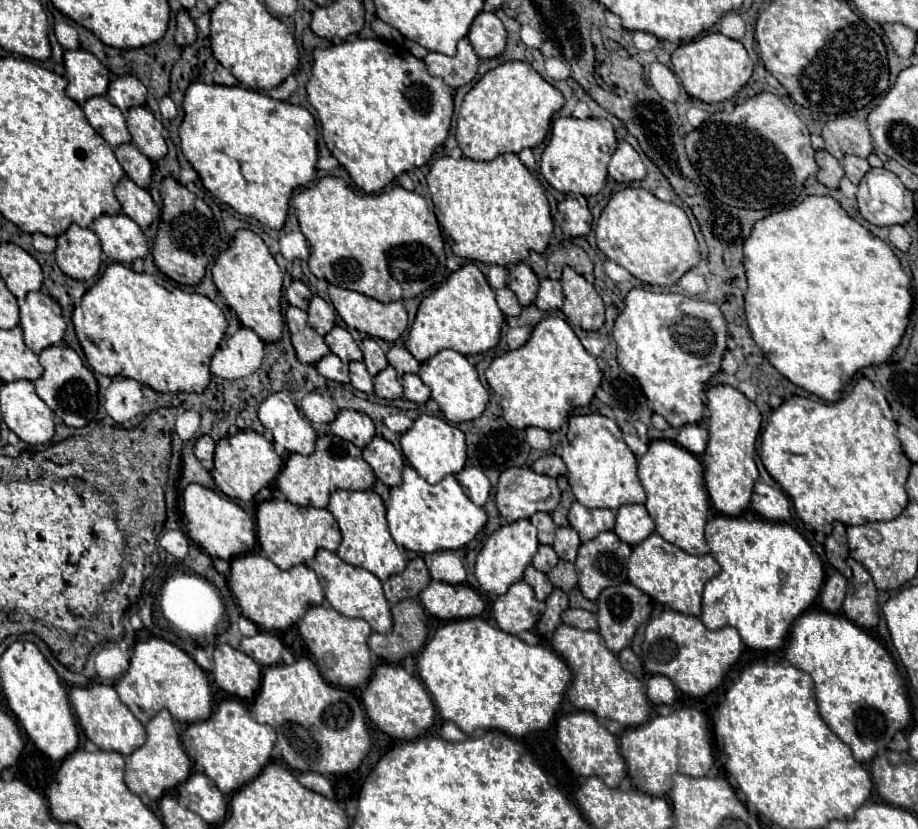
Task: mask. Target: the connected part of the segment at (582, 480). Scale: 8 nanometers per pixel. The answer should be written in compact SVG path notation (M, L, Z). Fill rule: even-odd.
M601 413L569 417L567 447L561 453L567 465L567 479L575 499L589 509L613 509L617 511L627 503L645 503L645 491L637 477L637 459L625 445L623 433L617 423Z

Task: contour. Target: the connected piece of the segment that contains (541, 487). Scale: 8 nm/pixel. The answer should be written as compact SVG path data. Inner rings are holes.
M509 467L499 475L495 503L497 503L497 509L499 509L501 517L507 523L513 523L517 519L529 519L537 511L551 513L559 503L559 497L561 497L561 491L557 487L557 479L547 477L547 475L539 475L539 473L531 471L531 469Z

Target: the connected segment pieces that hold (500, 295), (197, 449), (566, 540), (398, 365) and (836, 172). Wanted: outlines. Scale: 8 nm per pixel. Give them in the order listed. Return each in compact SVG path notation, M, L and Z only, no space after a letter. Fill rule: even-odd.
M503 287L503 289L497 289L497 305L499 309L507 315L507 317L515 317L515 315L521 315L521 303L517 301L517 297L513 295L513 291L509 287Z
M209 435L199 437L197 443L195 443L195 447L193 447L193 453L201 461L211 461L213 459L213 453L215 453L215 441Z
M559 527L557 529L553 549L559 555L559 559L565 559L565 561L573 563L575 557L577 557L579 545L581 545L581 541L579 541L579 535L573 527Z
M393 345L387 351L387 359L395 367L395 371L397 371L399 377L403 377L405 373L419 373L419 365L421 363L403 345Z
M817 151L817 153L815 153L815 161L819 163L817 179L819 179L823 185L827 185L827 187L837 189L841 177L843 177L843 167L841 167L841 163L839 163L833 155L829 155L827 151Z

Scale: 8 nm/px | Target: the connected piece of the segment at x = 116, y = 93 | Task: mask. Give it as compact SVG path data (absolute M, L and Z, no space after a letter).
M121 75L109 83L107 99L125 115L131 107L145 105L147 87L135 75Z

